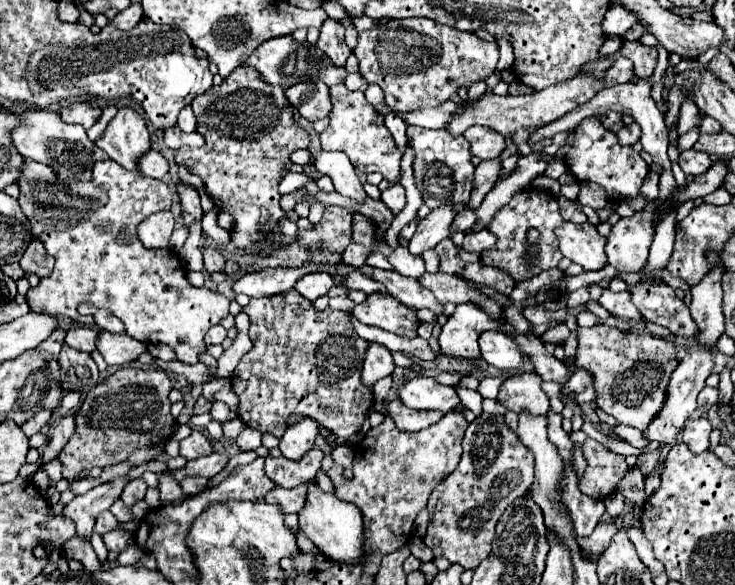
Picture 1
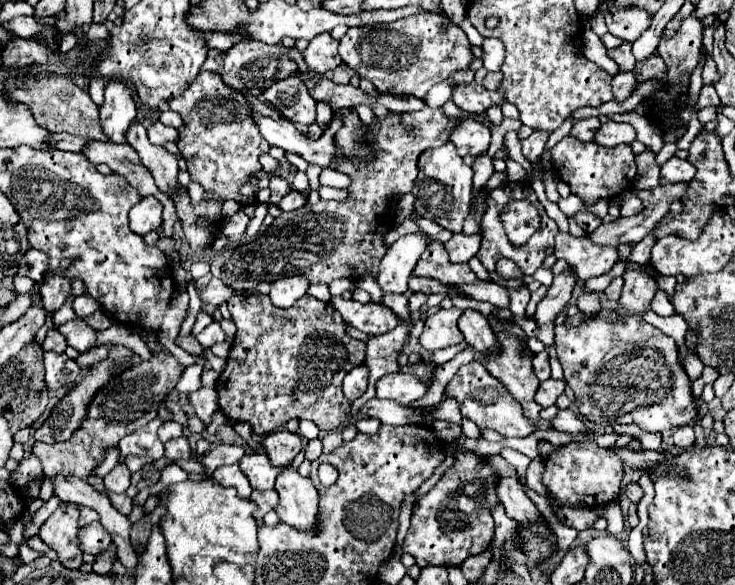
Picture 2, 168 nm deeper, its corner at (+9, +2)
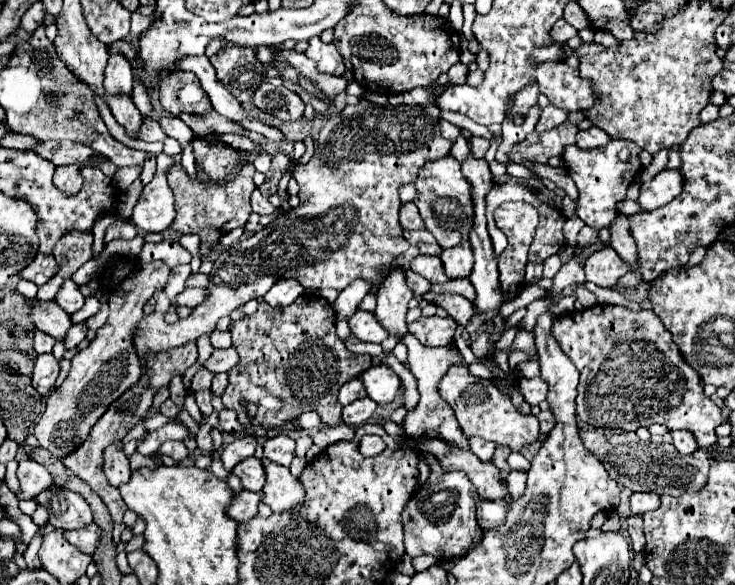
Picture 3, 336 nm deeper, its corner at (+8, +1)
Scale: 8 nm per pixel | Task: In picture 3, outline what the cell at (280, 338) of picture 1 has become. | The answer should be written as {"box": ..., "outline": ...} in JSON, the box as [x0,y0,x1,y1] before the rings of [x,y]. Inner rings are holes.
{"box":[222,295,372,429],"outline":[[[302,295],[298,297],[298,301],[294,301],[292,305],[288,305],[286,309],[278,309],[278,307],[270,307],[266,305],[266,301],[262,301],[258,305],[258,311],[254,315],[248,315],[242,321],[232,321],[230,325],[230,333],[232,333],[232,345],[240,355],[240,361],[228,371],[228,389],[222,397],[226,409],[236,411],[240,425],[244,427],[264,427],[264,429],[274,429],[280,427],[284,423],[288,423],[290,419],[298,417],[304,411],[316,411],[322,417],[322,423],[326,425],[338,425],[340,419],[340,411],[342,405],[338,405],[338,389],[350,381],[356,379],[362,371],[366,371],[372,365],[372,357],[370,355],[354,355],[350,353],[342,339],[338,339],[336,335],[336,327],[334,327],[334,319],[336,319],[336,311],[334,307],[318,297],[318,295]],[[240,401],[250,401],[258,407],[256,417],[250,421],[246,417],[246,409],[240,405]]]}

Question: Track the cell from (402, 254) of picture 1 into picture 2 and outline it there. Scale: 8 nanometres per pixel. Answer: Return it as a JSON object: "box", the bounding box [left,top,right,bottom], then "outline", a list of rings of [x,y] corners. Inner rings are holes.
{"box":[415,240,481,284],"outline":[[[433,240],[423,256],[419,258],[415,270],[415,276],[433,276],[435,280],[441,280],[443,284],[475,284],[481,282],[477,274],[469,268],[469,264],[453,264],[443,248],[443,242]]]}

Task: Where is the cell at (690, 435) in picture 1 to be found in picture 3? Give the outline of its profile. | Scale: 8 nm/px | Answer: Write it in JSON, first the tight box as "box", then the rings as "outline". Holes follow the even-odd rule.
{"box":[672,431,698,455],"outline":[[[674,431],[672,433],[672,443],[682,455],[690,455],[690,453],[694,453],[698,449],[694,435],[686,433],[686,431]]]}

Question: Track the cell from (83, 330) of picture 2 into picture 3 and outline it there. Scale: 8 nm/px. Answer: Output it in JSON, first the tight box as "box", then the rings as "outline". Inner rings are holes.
{"box":[32,299,72,341],"outline":[[[32,299],[32,321],[36,325],[36,329],[52,335],[54,339],[62,341],[62,337],[66,335],[66,329],[70,329],[72,321],[70,315],[66,315],[66,311],[62,307],[56,305],[56,301],[36,301]]]}

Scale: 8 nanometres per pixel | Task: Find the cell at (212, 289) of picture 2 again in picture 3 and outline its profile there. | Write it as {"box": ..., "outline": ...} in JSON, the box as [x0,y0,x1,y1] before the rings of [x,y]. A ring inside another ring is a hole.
{"box":[176,289,206,307],"outline":[[[184,289],[178,297],[176,297],[176,307],[198,307],[202,303],[202,297],[206,297],[206,289]]]}

